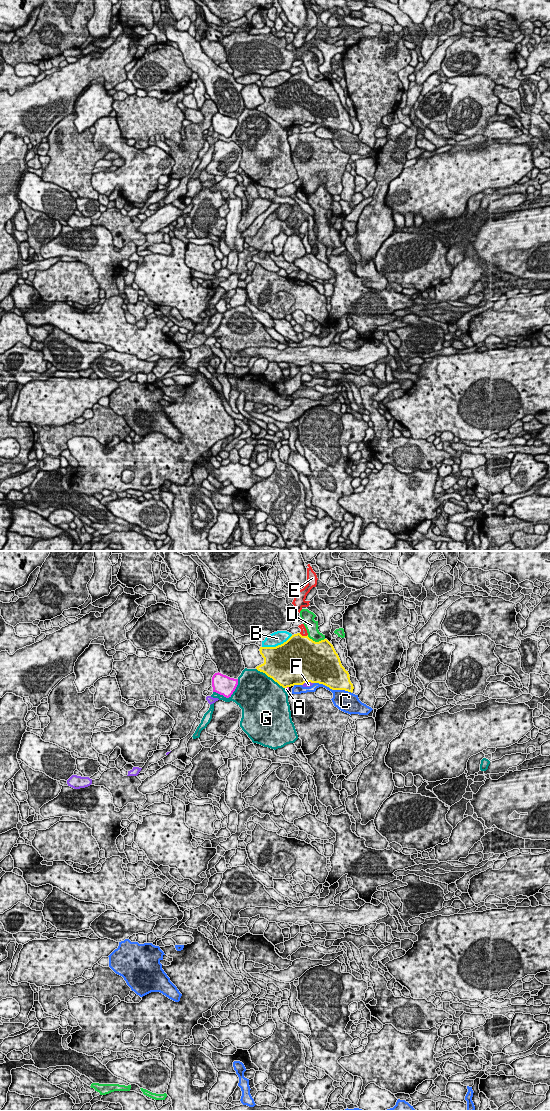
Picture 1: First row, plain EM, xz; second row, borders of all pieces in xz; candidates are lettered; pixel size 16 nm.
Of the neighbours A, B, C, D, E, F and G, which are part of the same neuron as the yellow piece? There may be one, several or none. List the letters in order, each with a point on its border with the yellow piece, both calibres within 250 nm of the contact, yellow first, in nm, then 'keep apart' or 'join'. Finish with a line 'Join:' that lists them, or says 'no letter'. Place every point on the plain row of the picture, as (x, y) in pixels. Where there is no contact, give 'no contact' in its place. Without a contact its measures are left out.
A: meets yellow in xz at (286, 127); 460 nm thick on the yellow side, 60 nm on the other; keep apart
B: meets yellow in xz at (278, 85); 500 nm thick on the yellow side, 220 nm on the other; keep apart
C: meets yellow in xz at (333, 129); 420 nm thick on the yellow side, 320 nm on the other; keep apart
D: meets yellow in xz at (316, 82); 500 nm thick on the yellow side, 190 nm on the other; keep apart
E: meets yellow in xz at (303, 76); 500 nm thick on the yellow side, 100 nm on the other; join
F: meets yellow in xz at (307, 121); 500 nm thick on the yellow side, 90 nm on the other; keep apart
G: meets yellow in xz at (270, 117); 500 nm thick on the yellow side, 480 nm on the other; keep apart
Join: E

